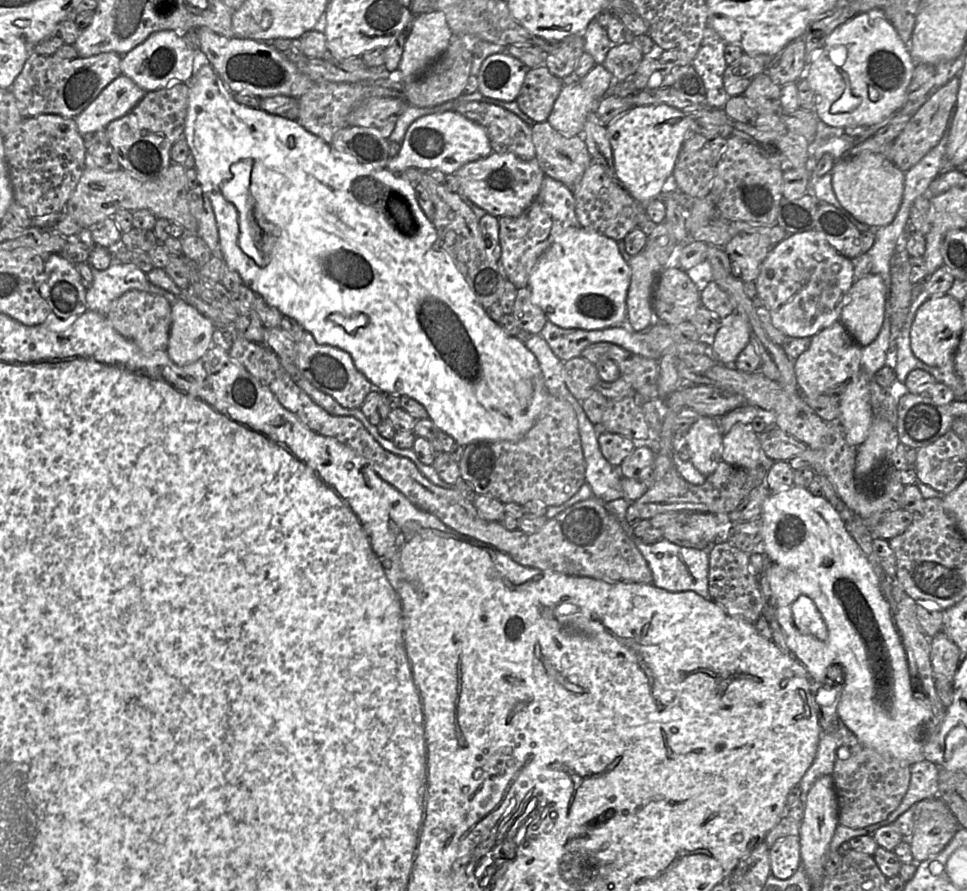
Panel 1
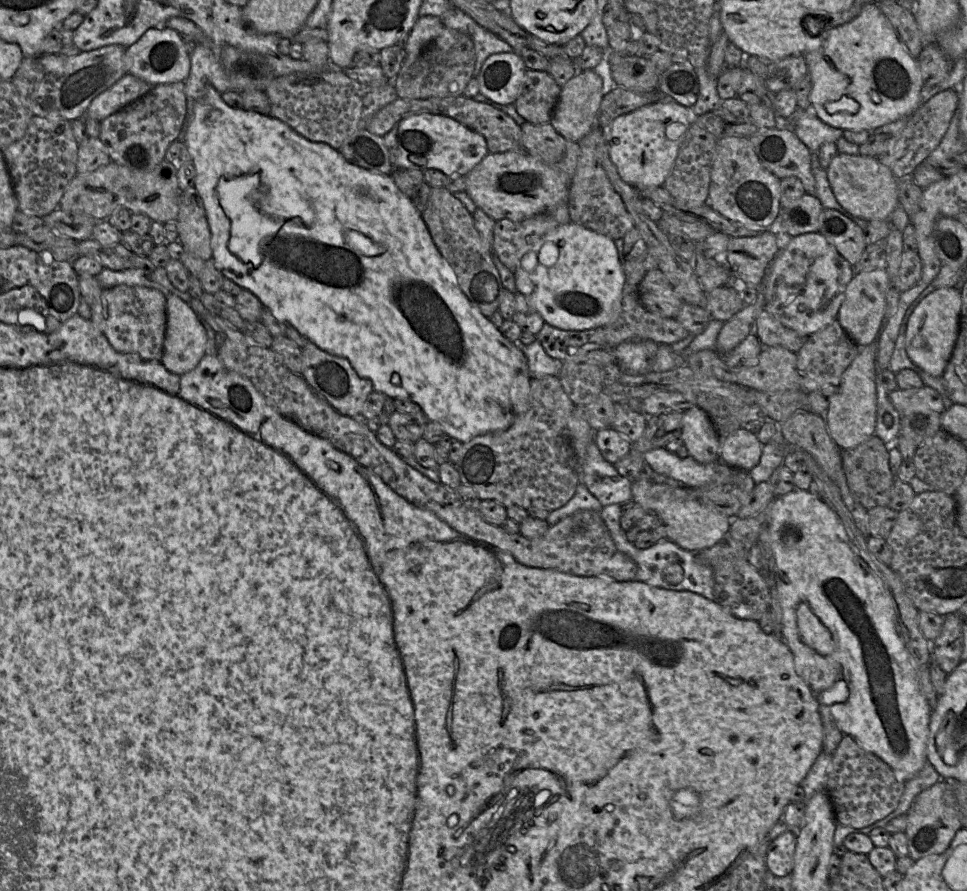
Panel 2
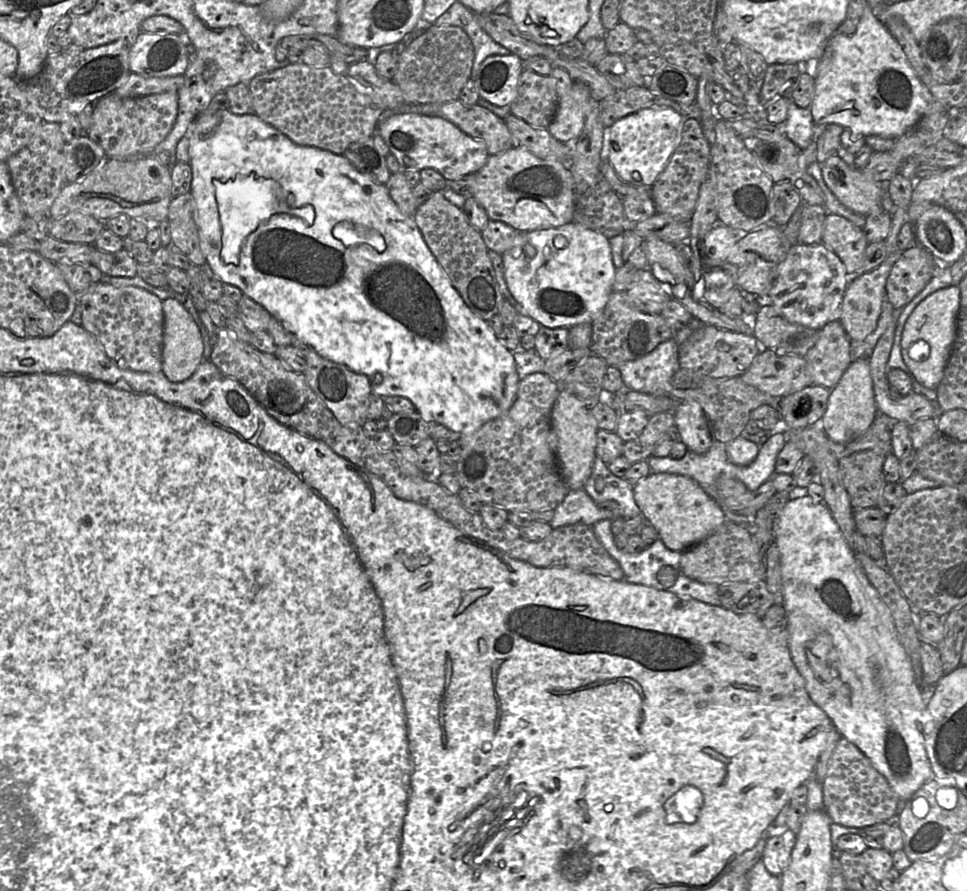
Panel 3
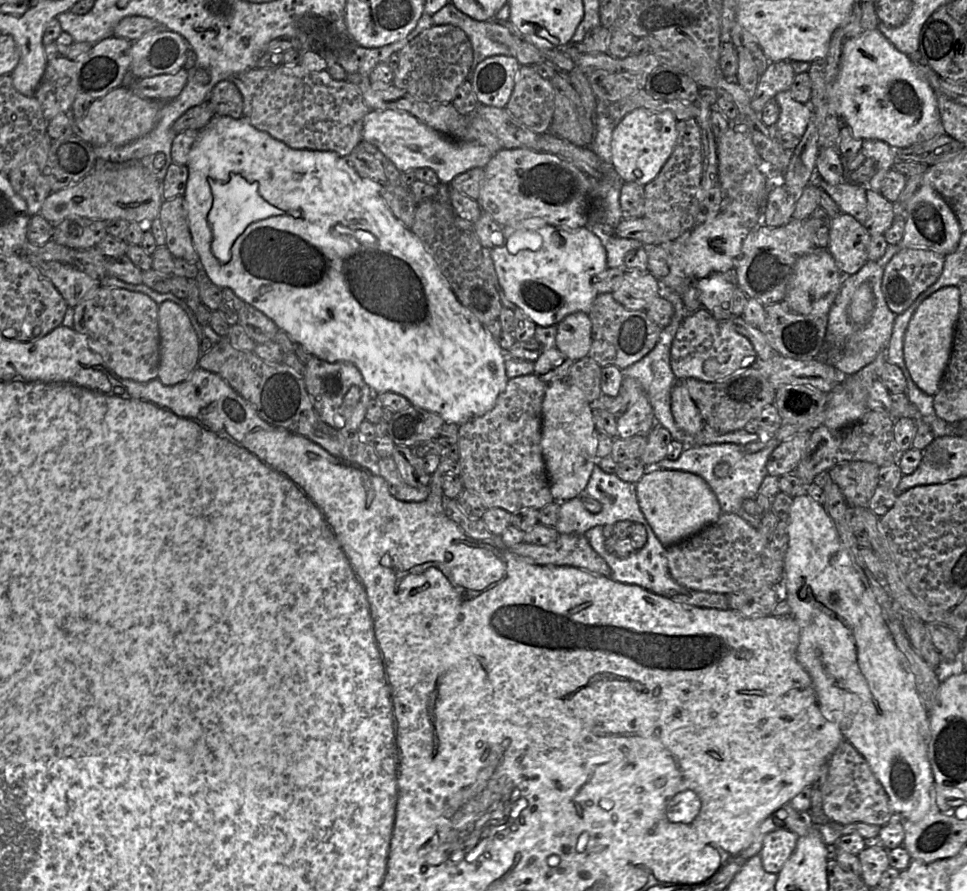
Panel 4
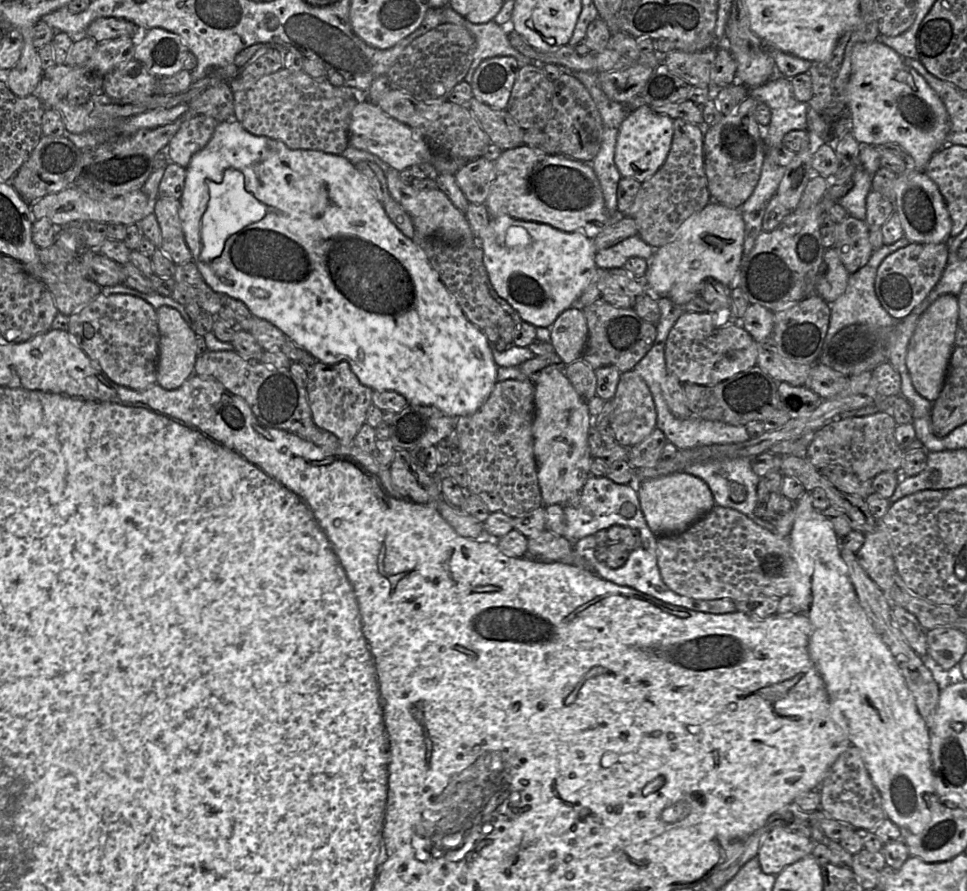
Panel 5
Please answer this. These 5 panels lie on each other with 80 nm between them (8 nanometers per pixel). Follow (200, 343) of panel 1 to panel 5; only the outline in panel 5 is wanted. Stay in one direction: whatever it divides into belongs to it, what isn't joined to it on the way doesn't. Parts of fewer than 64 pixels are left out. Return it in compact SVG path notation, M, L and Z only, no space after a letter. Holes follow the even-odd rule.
M168 306L156 310L159 329L157 385L165 390L182 386L193 374L198 356L198 336L181 314Z

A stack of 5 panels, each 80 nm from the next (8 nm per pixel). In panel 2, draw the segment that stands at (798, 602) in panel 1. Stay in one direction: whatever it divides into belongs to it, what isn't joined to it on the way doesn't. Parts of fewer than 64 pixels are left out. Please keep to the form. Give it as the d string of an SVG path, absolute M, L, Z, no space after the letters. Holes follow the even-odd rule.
M802 602L796 610L796 620L801 640L820 655L828 655L834 650L830 630L812 612L809 605Z

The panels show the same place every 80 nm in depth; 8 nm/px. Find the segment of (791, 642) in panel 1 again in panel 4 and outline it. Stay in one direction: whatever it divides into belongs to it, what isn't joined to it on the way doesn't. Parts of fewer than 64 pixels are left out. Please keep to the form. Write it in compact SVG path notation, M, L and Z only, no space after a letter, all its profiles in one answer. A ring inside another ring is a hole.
M805 492L793 498L788 517L788 548L783 561L782 594L792 610L792 617L800 628L800 641L797 648L797 659L809 675L814 687L821 712L826 719L836 724L844 740L848 741L863 756L875 777L883 786L893 814L901 815L911 821L921 820L930 809L930 789L934 786L934 777L928 758L930 742L930 715L918 695L915 677L910 670L907 658L897 648L882 611L873 596L866 590L859 575L852 566L850 556L843 547L834 522L823 505L815 502Z

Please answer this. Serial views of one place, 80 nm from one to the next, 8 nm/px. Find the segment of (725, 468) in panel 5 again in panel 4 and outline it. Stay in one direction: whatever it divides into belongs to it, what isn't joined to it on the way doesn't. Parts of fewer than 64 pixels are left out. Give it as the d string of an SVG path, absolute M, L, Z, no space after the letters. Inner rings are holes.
M773 436L770 437L765 446L758 452L747 452L744 446L732 443L710 444L695 447L685 447L681 455L675 461L666 458L657 463L645 466L645 473L660 470L680 470L701 477L715 494L723 513L732 513L740 516L749 525L758 529L761 525L760 516L748 514L742 507L745 499L755 499L760 485L768 475L766 470L767 461L780 442ZM718 464L728 465L728 475L718 477L715 468Z

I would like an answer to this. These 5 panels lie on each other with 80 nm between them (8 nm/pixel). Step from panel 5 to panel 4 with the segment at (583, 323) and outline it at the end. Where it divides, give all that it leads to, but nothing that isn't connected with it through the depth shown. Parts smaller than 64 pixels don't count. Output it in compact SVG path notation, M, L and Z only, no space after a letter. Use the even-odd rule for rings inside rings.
M586 312L571 313L557 324L556 348L574 361L588 355L591 341L592 325Z

